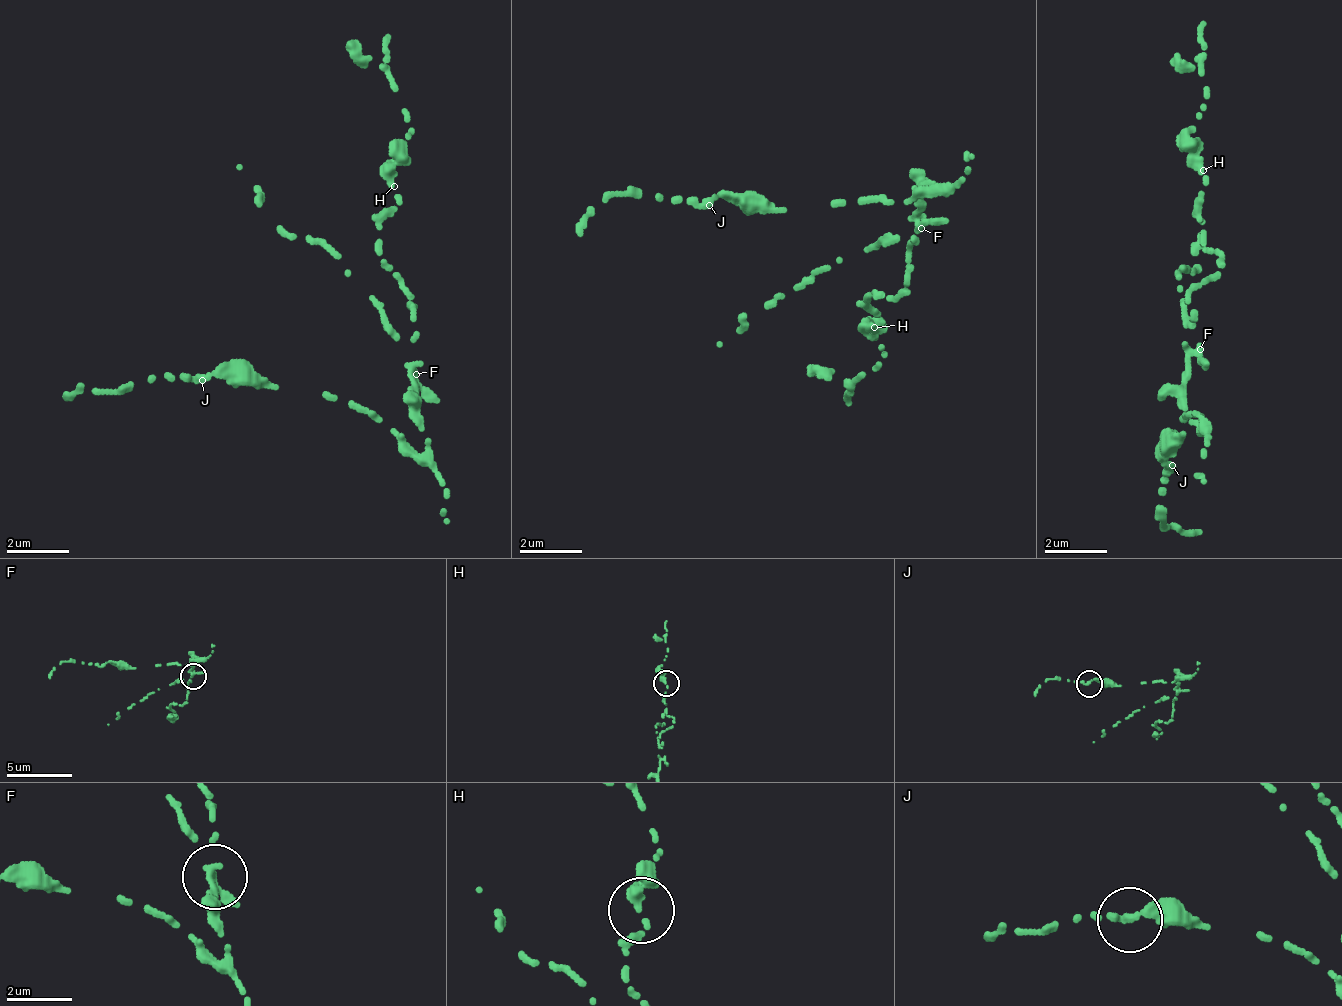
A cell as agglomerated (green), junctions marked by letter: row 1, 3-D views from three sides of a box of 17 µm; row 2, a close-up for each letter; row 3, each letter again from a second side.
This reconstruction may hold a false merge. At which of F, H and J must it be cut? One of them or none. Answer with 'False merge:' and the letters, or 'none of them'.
False merge: F

